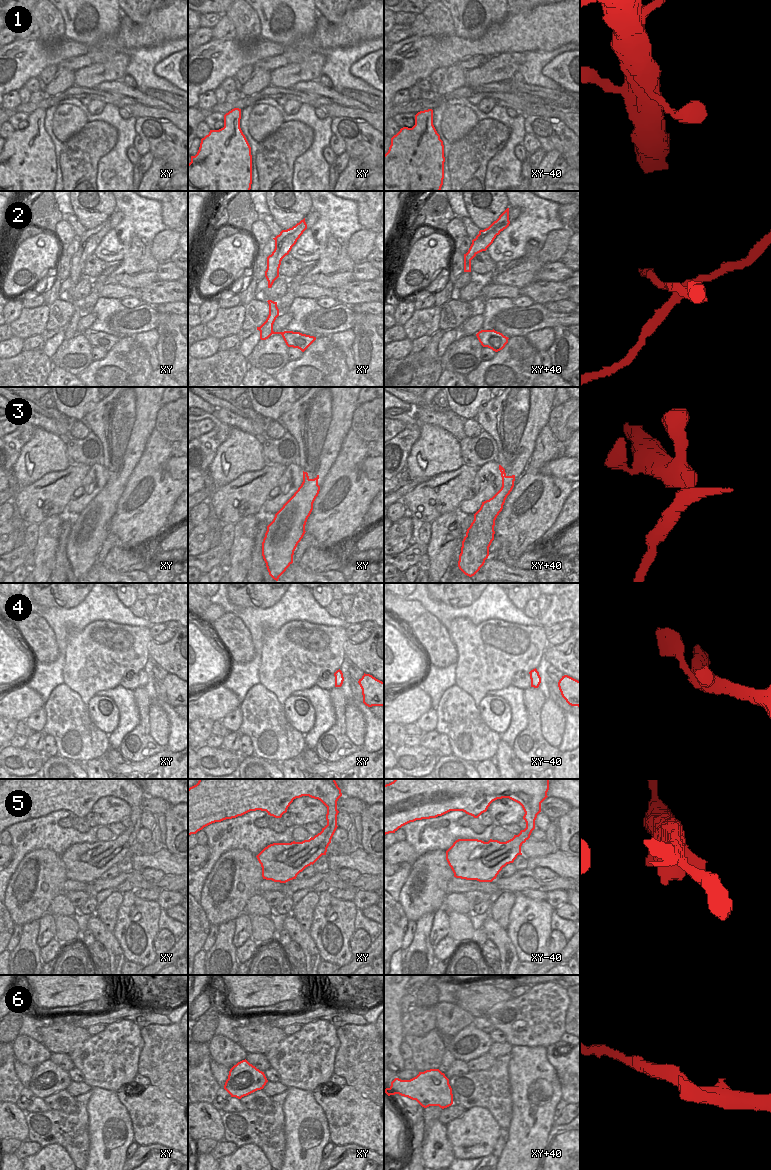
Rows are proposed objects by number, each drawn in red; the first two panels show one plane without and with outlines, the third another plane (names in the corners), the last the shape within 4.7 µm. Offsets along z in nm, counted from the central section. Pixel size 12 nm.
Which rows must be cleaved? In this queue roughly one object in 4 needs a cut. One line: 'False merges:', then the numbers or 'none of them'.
False merges: 3, 6

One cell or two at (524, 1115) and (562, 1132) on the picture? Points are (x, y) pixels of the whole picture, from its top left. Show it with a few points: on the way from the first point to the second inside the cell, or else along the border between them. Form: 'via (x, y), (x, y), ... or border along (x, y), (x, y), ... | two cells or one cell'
border along (553, 1126), (547, 1136) | two cells

